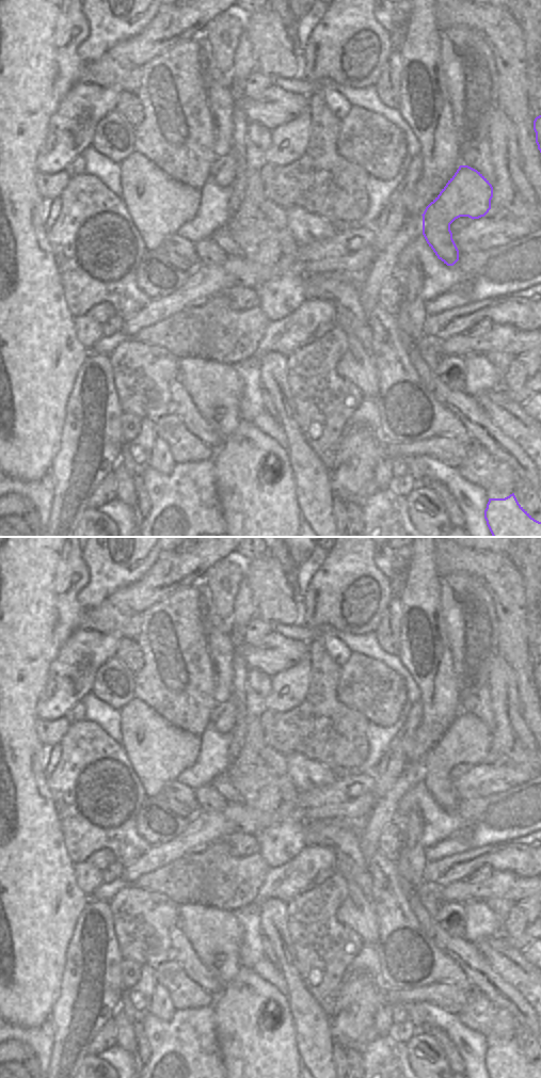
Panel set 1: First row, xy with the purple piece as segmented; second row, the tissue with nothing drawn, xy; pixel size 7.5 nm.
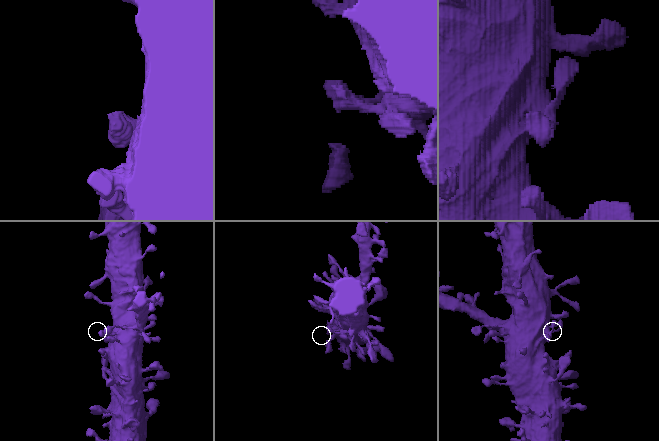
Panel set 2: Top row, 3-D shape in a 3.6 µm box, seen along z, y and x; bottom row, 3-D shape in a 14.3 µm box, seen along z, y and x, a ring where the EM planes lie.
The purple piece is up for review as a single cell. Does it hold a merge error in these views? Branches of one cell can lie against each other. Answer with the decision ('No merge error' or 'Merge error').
No merge error.

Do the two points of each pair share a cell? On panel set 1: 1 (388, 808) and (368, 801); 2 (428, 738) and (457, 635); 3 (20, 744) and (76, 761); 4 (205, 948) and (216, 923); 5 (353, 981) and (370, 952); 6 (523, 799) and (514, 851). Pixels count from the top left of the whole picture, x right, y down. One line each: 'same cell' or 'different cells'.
1: different cells
2: different cells
3: different cells
4: same cell
5: different cells
6: different cells

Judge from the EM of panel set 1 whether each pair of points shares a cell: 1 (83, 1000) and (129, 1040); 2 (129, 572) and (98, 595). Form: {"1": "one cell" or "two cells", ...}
{"1": "two cells", "2": "one cell"}

